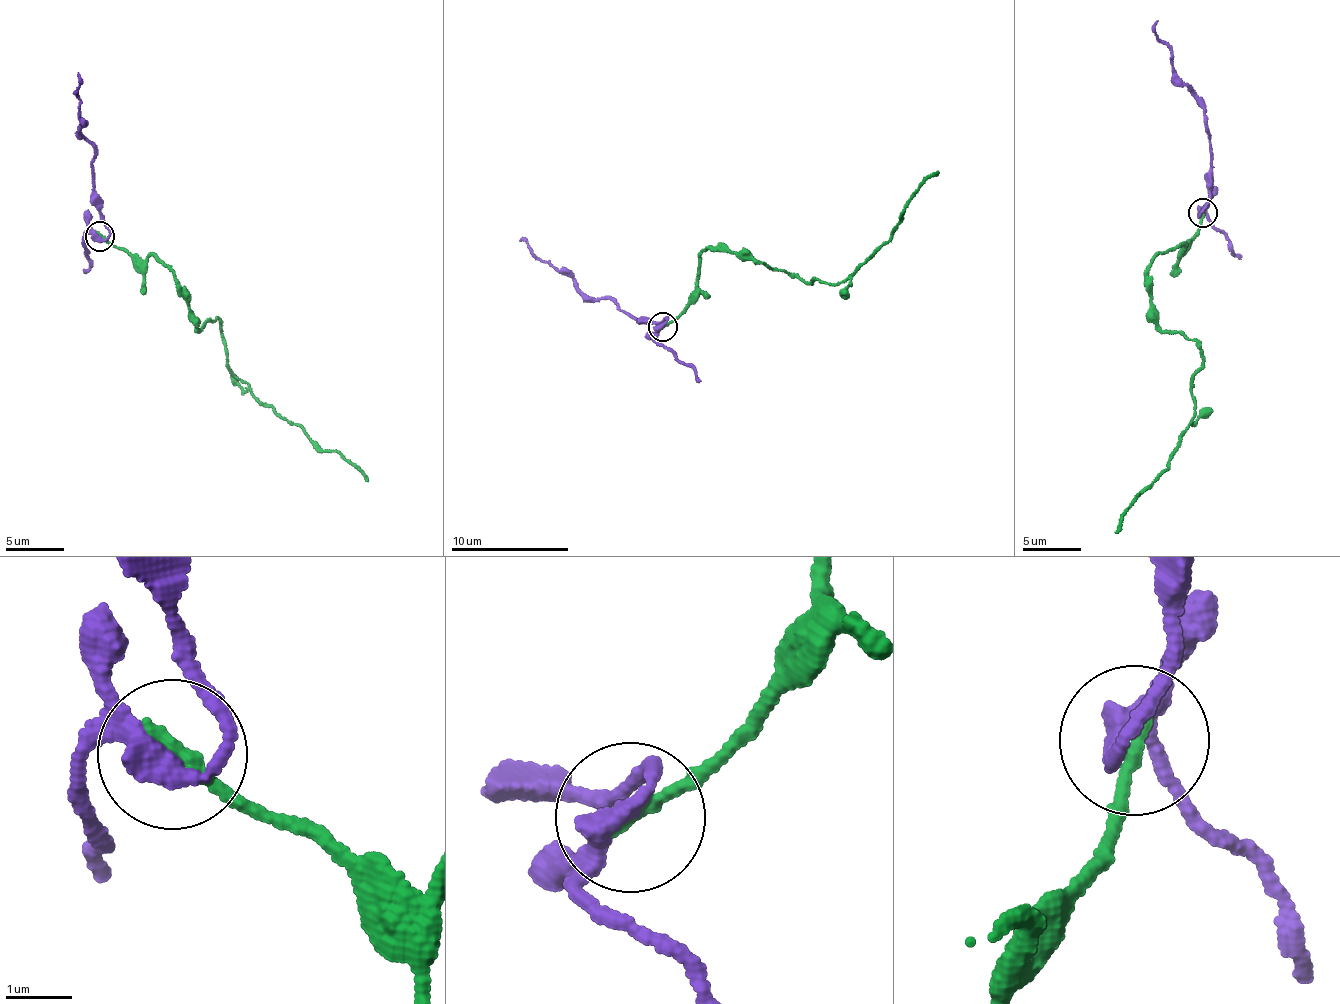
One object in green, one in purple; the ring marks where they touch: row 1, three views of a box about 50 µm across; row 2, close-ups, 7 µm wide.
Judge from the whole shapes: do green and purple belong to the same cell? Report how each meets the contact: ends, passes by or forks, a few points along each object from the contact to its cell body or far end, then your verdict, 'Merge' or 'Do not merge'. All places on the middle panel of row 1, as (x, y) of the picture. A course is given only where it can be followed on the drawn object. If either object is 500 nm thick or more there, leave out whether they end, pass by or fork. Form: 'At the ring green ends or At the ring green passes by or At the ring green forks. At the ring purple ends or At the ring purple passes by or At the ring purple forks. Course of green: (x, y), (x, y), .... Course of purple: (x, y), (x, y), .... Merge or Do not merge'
At the ring green ends. At the ring purple passes by. Course of green: (663, 325), (686, 308), (698, 254), (711, 247), (835, 285), (893, 235), (909, 197), (939, 171). Course of purple: (663, 325), (665, 317), (655, 323), (644, 315), (636, 320), (607, 296), (587, 297), (520, 241). Do not merge

